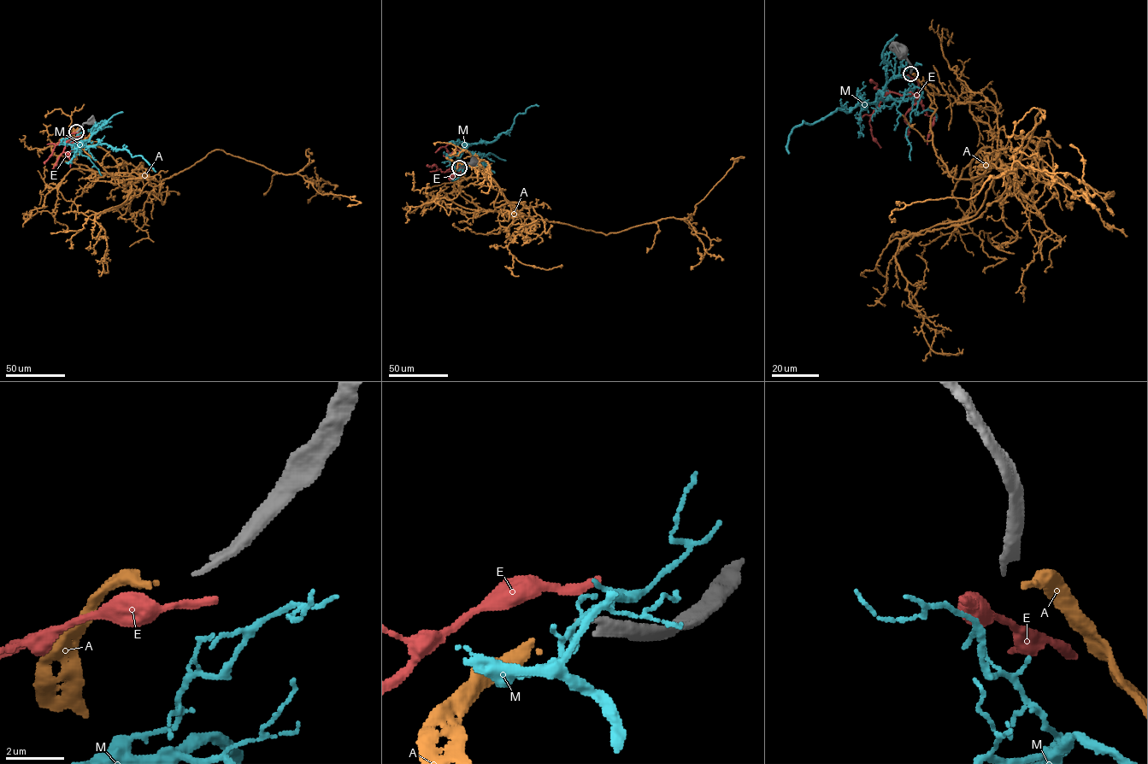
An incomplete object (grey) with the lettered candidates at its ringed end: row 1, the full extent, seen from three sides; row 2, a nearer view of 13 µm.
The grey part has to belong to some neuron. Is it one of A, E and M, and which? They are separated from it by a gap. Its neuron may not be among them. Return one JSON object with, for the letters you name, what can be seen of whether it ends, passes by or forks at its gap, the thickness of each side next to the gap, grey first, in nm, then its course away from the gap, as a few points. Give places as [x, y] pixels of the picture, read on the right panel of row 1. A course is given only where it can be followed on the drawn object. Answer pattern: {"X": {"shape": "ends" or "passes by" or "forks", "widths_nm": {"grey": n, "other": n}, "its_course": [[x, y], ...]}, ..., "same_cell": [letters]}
{"A": {"shape": "ends", "widths_nm": {"grey": 150, "other": 300}, "its_course": [[913, 73], [959, 179], [1016, 171], [1044, 113], [974, 196], [895, 222]]}, "same_cell": ["A"]}

